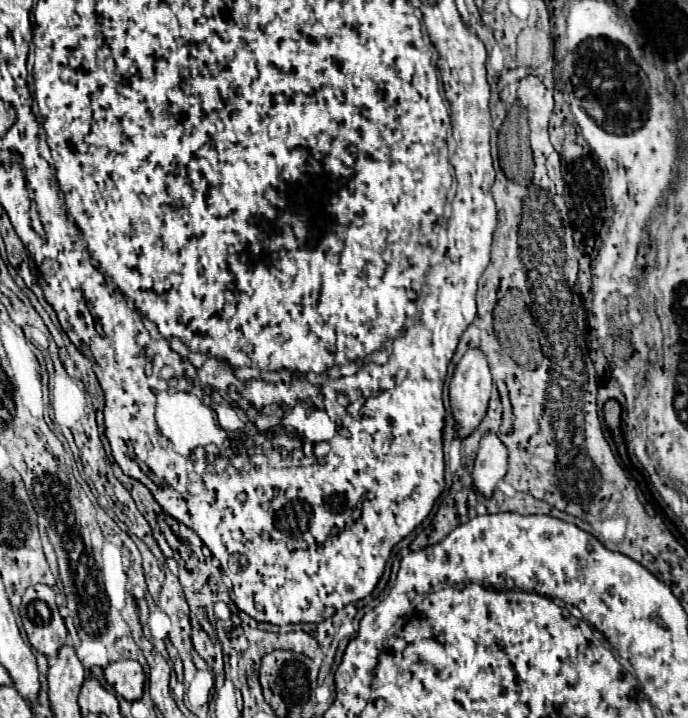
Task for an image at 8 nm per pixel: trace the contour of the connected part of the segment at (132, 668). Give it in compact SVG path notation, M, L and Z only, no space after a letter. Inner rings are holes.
M135 660L111 662L105 668L105 680L125 700L129 700L129 702L141 700L145 674L143 674L143 668L141 668L139 662L135 662Z

